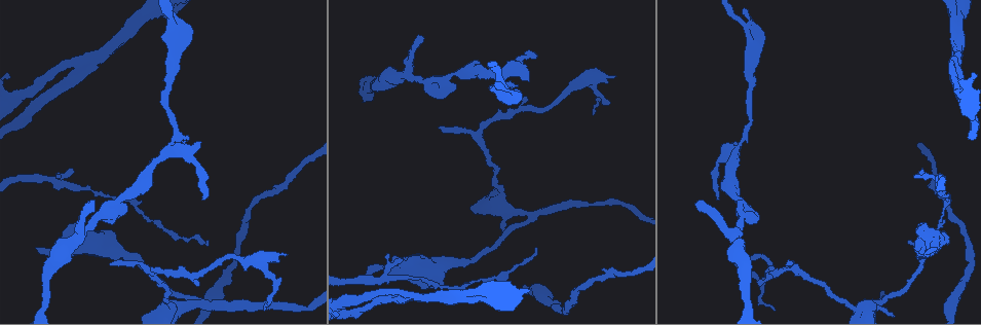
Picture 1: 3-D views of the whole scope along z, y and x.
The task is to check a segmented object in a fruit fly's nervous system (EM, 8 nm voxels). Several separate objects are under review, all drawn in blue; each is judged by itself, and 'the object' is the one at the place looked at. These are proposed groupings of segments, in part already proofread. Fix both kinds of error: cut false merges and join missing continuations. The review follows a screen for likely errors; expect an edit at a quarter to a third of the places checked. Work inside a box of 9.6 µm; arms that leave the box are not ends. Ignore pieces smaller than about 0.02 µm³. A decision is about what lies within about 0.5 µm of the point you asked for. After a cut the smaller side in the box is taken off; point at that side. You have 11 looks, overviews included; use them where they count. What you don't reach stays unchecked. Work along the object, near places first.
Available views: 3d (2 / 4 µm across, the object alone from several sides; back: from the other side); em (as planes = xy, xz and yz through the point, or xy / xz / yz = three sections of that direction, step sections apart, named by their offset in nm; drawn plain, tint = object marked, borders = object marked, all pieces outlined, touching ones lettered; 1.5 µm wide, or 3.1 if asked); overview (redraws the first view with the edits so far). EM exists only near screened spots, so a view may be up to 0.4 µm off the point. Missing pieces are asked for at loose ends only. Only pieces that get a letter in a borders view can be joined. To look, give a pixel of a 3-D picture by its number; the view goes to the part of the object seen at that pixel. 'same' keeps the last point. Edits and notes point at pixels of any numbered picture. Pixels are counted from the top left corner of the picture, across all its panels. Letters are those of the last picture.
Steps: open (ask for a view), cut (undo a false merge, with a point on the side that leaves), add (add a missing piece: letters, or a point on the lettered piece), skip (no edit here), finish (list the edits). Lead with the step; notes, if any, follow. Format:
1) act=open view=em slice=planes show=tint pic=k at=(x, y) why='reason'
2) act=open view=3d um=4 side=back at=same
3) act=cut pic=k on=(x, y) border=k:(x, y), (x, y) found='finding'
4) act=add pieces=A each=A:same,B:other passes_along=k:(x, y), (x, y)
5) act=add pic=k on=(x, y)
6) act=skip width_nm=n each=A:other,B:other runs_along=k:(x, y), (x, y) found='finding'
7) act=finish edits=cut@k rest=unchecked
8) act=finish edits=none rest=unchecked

act=open view=em slice=xy step=4 show=borders pic=1 at=(787, 265) why='an open end'

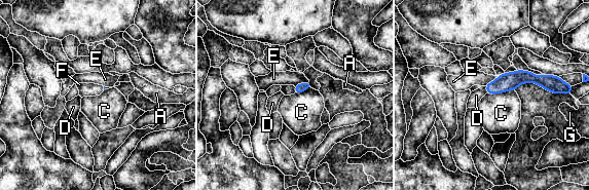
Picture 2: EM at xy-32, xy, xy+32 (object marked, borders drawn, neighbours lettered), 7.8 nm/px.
act=open view=em slice=planes show=borders at=same

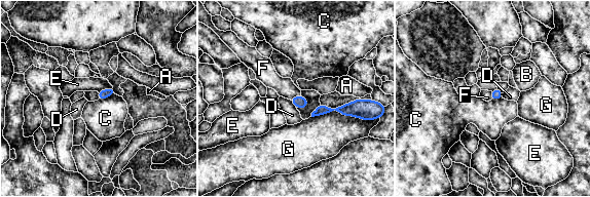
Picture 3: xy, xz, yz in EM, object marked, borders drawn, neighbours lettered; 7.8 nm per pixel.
act=add pic=3 on=(285, 87) each=A:other,B:other,C:other,D:other,E:other,F:same,G:other passes_along=3:(300, 102), (295, 96), (285, 87) found='it goes on there'

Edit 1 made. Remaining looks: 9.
act=open view=em slice=planes show=tint pic=1 at=(204, 199) why='an open end'

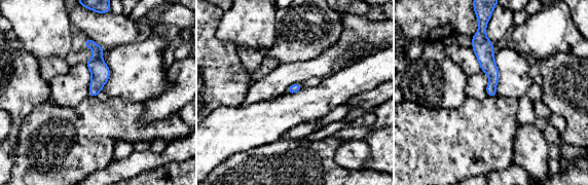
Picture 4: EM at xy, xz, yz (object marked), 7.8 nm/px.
act=open view=em slice=planes show=borders at=same why='what lies round it'

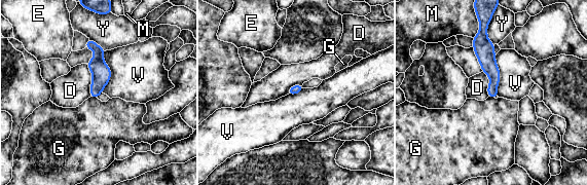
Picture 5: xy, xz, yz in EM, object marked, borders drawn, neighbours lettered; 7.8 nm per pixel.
act=skip longest_contact=V:340nm each=D:other,E:other,G:other,M:other,V:other,Y:other found='no lettered piece goes on from it'

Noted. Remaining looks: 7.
act=open view=em slice=planes show=plain pic=1 at=(94, 203) why='an open end'

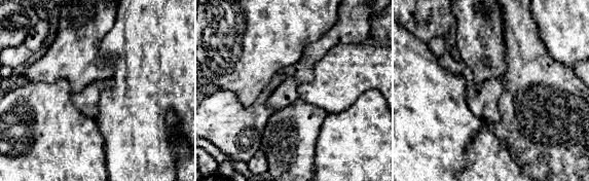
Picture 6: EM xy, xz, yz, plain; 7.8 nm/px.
act=open view=em slice=planes show=borders at=same why='see the neighbours'

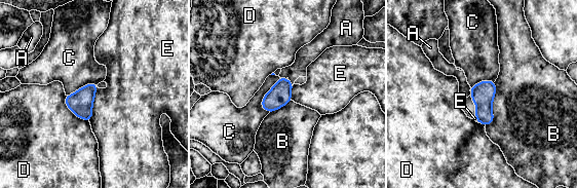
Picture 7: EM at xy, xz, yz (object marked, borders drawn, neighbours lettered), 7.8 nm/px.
act=add pic=7 on=(305, 55) each=A:same,B:other,C:other,D:other,E:other passes_along=7:(279, 95), (282, 77), (305, 55) found='the cell continues'

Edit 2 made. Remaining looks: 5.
act=open view=overview

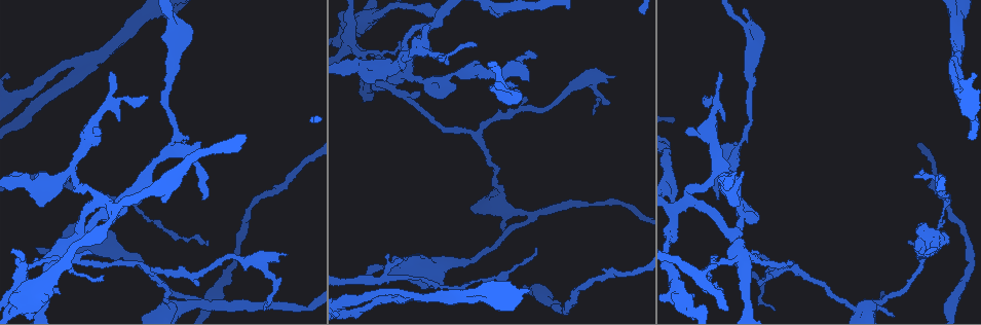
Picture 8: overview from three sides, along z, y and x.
act=open view=em slice=planes show=borders pic=8 at=(908, 242) why='an open end'

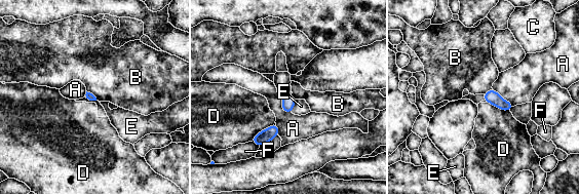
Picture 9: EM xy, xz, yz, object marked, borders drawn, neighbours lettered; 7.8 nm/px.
act=skip each=A:other,B:other,C:other,D:other,E:other,F:other border=9:(86, 90), (97, 100) found='no lettered piece goes on from it'

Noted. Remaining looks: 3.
act=finish edits=add@3,add@7 rest=unchecked

